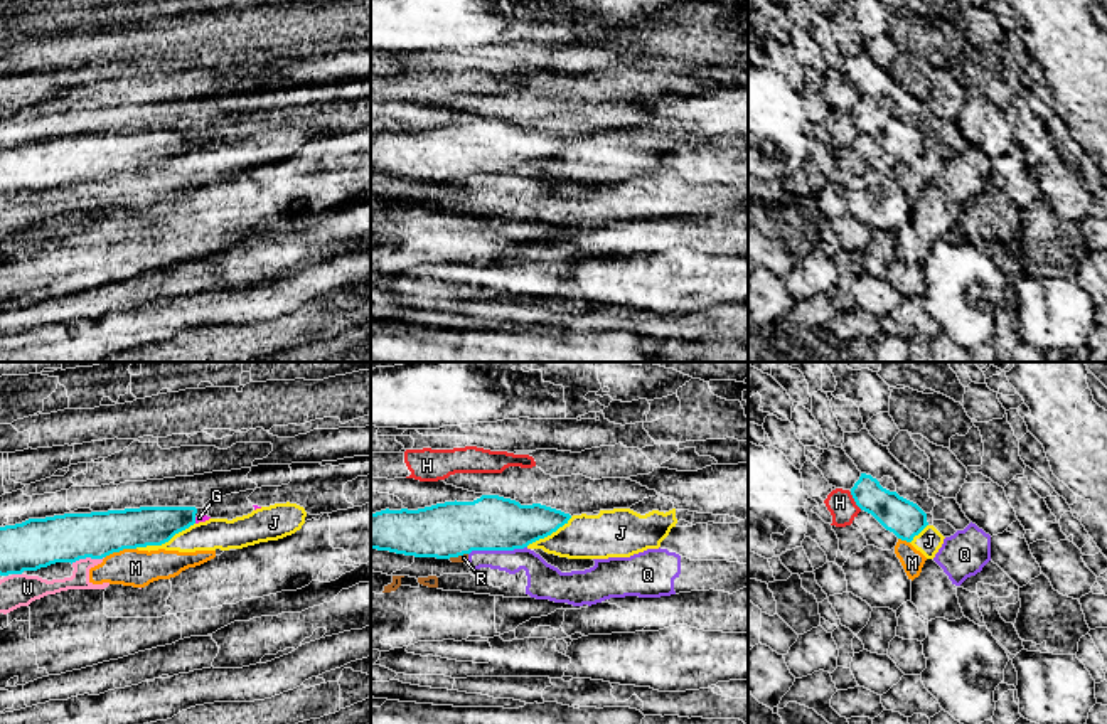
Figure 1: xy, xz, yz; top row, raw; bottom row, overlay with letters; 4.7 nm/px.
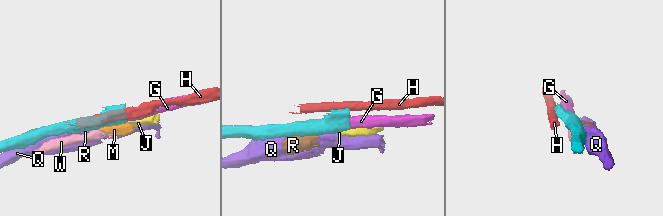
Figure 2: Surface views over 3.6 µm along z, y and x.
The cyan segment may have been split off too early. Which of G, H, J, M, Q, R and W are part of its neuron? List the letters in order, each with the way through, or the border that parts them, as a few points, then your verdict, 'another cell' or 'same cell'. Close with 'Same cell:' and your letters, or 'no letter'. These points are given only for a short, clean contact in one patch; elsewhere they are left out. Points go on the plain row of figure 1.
G: way xy (147, 149), (167, 143), (194, 143), (199, 140); same cell
H: border yz (850, 115), (861, 132); another cell
J: border xy (194, 145), (160, 167), (135, 170); another cell
M: border xy (135, 170), (113, 174), (105, 180); another cell
Q: another cell
R: another cell
W: another cell
Same cell: G

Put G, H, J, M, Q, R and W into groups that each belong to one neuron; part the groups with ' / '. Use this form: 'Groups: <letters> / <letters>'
Groups: G / H / J M W / Q R

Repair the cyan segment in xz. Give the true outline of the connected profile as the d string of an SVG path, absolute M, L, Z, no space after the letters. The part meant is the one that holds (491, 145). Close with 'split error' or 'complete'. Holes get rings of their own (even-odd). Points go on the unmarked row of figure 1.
M482 118L473 125L445 125L418 133L381 133L371 136L371 172L414 180L450 182L472 173L514 173L544 162L568 146L570 136L532 126L521 128L499 118Z | complete

